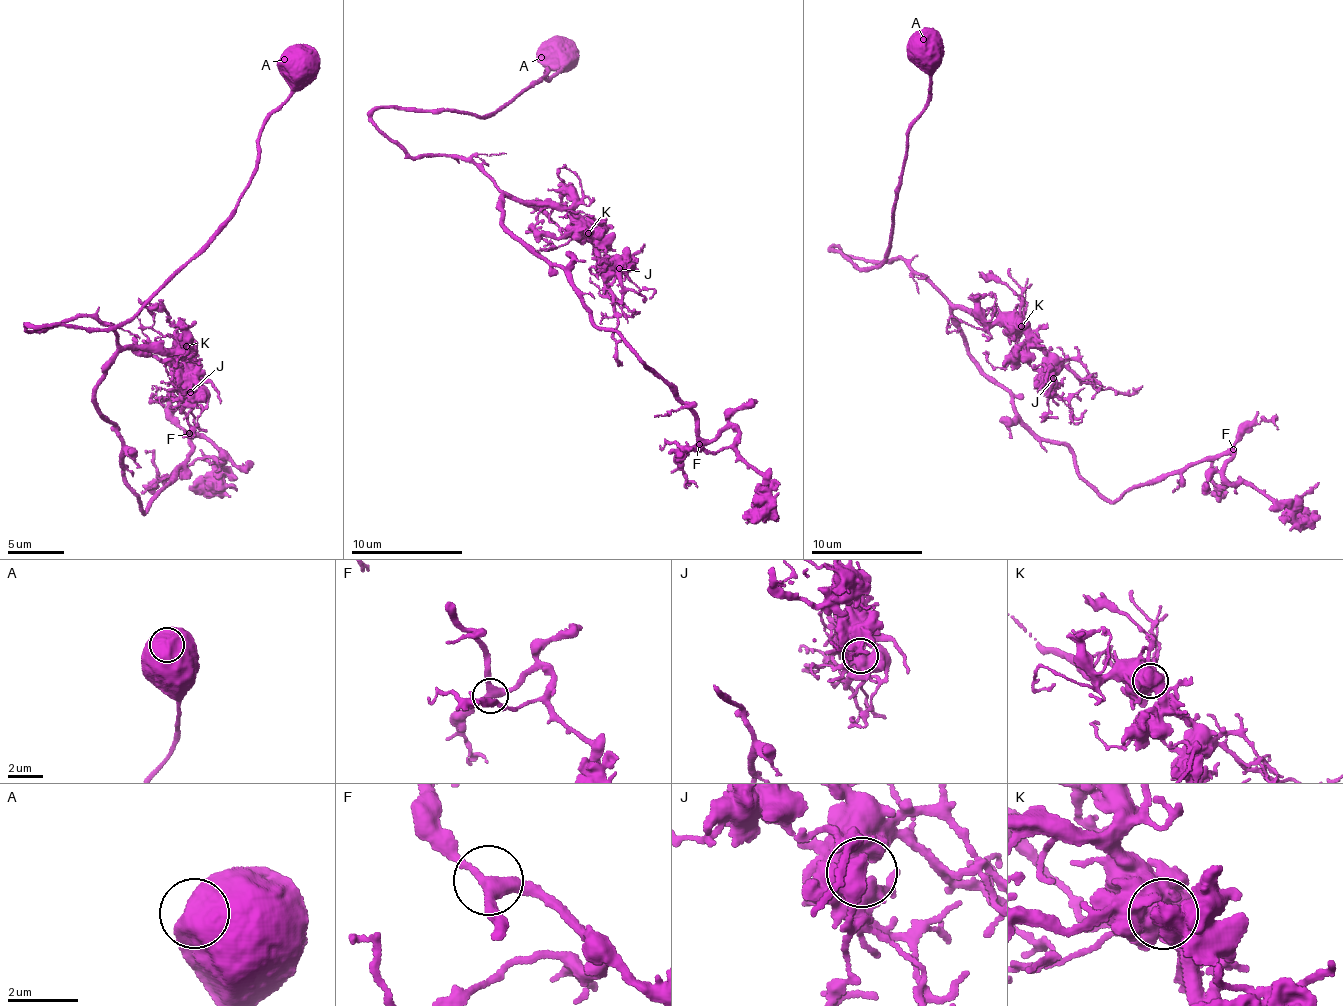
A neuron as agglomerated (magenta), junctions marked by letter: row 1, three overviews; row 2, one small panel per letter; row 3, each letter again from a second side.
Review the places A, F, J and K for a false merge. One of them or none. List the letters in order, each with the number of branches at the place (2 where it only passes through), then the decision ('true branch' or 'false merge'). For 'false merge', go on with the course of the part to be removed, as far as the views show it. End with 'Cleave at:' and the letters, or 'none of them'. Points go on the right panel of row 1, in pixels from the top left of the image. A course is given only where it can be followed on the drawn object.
A: 3 branches meet; true branch
F: 3 branches meet; true branch
J: 3 branches meet; true branch
K: 3 branches meet; true branch
Cleave at: none of them

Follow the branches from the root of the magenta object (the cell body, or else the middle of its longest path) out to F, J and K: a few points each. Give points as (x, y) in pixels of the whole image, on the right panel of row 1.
F: (934, 285), (976, 368), (1011, 396), (1030, 429), (1067, 447), (1077, 473), (1104, 497), (1114, 500), (1233, 449)
J: (934, 285), (981, 322), (998, 324), (1011, 338), (1011, 344), (1053, 378)
K: (934, 285), (983, 323), (1022, 325)

